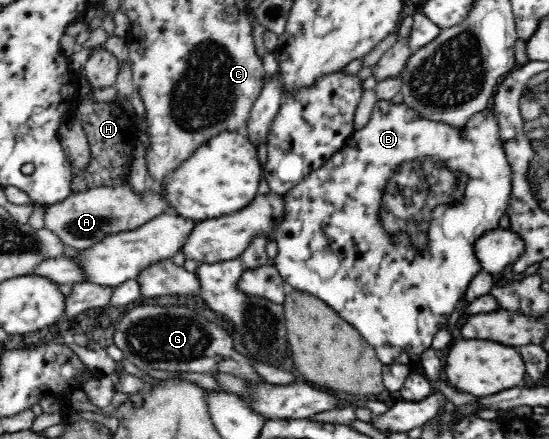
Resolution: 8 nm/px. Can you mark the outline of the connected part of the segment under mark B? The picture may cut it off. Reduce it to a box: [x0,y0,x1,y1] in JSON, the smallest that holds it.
[274,101,513,369]

